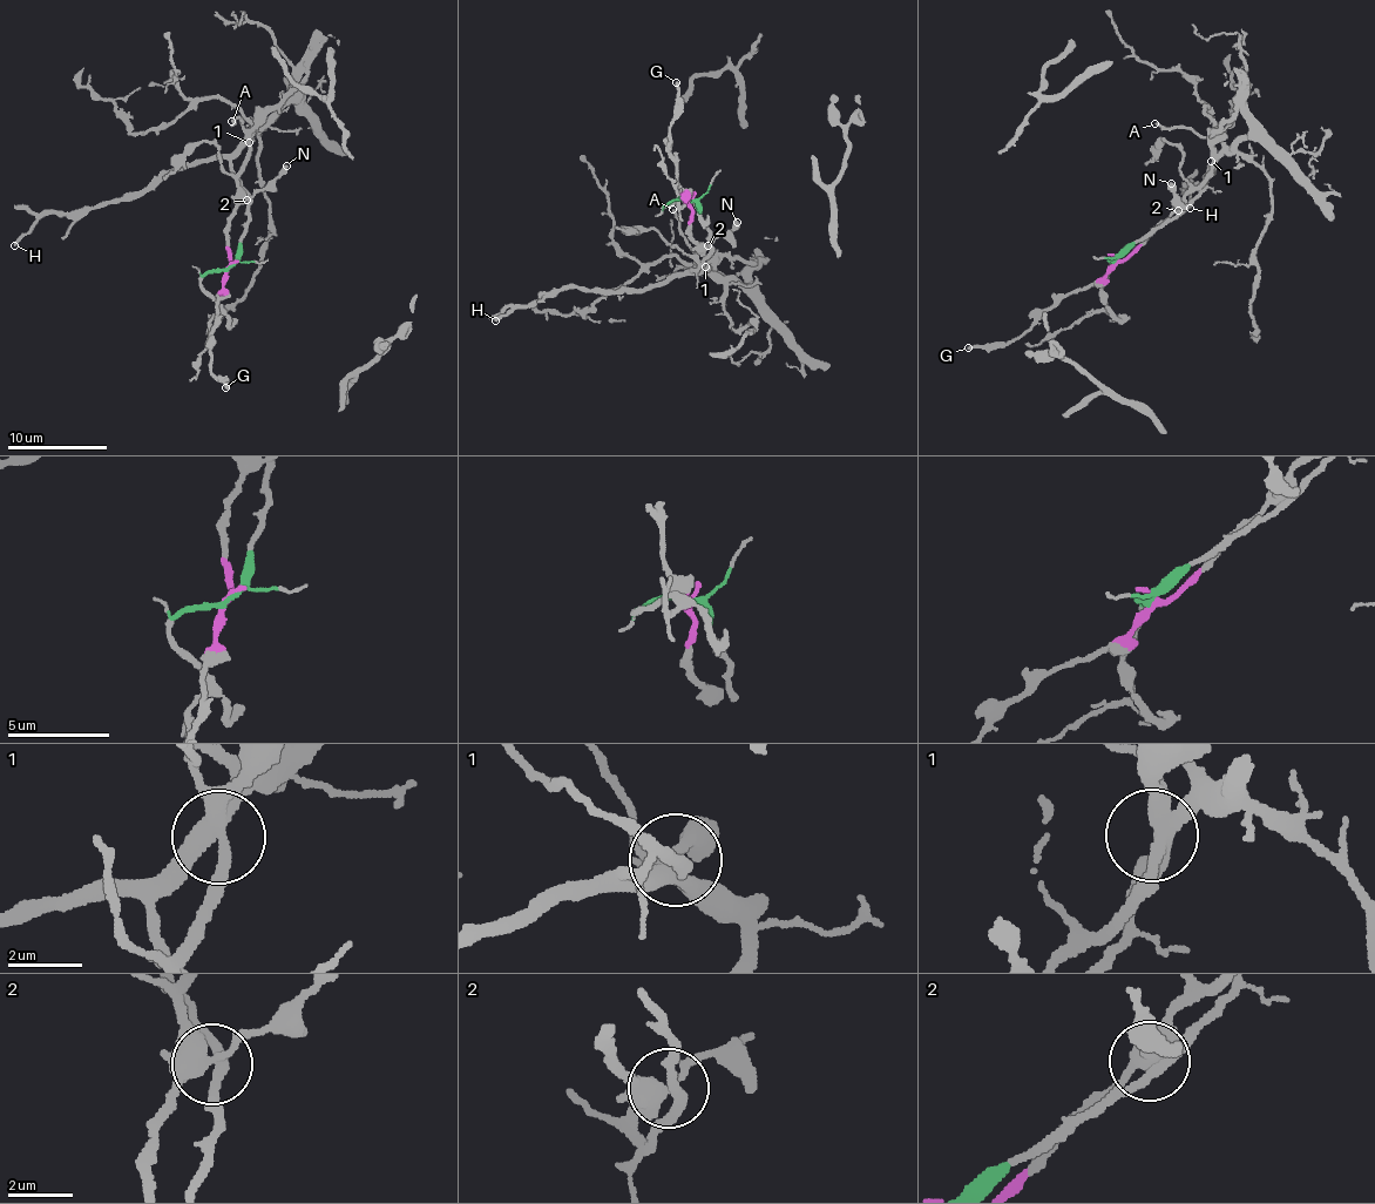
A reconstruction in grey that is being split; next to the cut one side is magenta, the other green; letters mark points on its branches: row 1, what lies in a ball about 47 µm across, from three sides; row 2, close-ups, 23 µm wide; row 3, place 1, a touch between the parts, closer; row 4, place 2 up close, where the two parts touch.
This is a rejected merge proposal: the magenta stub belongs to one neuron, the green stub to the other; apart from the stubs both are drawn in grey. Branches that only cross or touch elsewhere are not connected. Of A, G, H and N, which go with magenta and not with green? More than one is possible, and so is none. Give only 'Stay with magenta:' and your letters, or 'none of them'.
Stay with magenta: A, G, N

